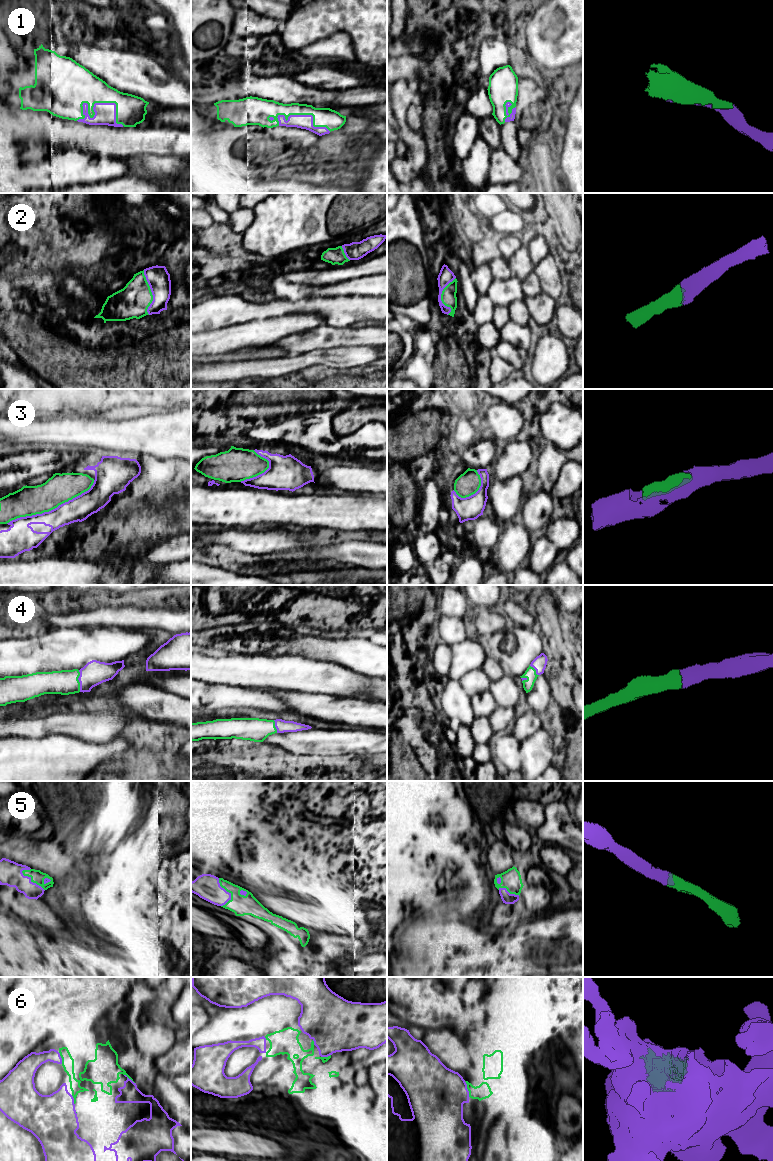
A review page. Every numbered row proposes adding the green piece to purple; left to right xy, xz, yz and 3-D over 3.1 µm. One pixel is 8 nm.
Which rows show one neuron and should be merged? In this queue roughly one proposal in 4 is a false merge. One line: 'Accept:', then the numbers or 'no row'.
Accept: 1, 2, 3, 4, 5, 6

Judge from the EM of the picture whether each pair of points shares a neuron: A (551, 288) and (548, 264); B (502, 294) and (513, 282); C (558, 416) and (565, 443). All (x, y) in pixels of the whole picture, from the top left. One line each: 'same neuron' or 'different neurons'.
A: same neuron
B: same neuron
C: same neuron

